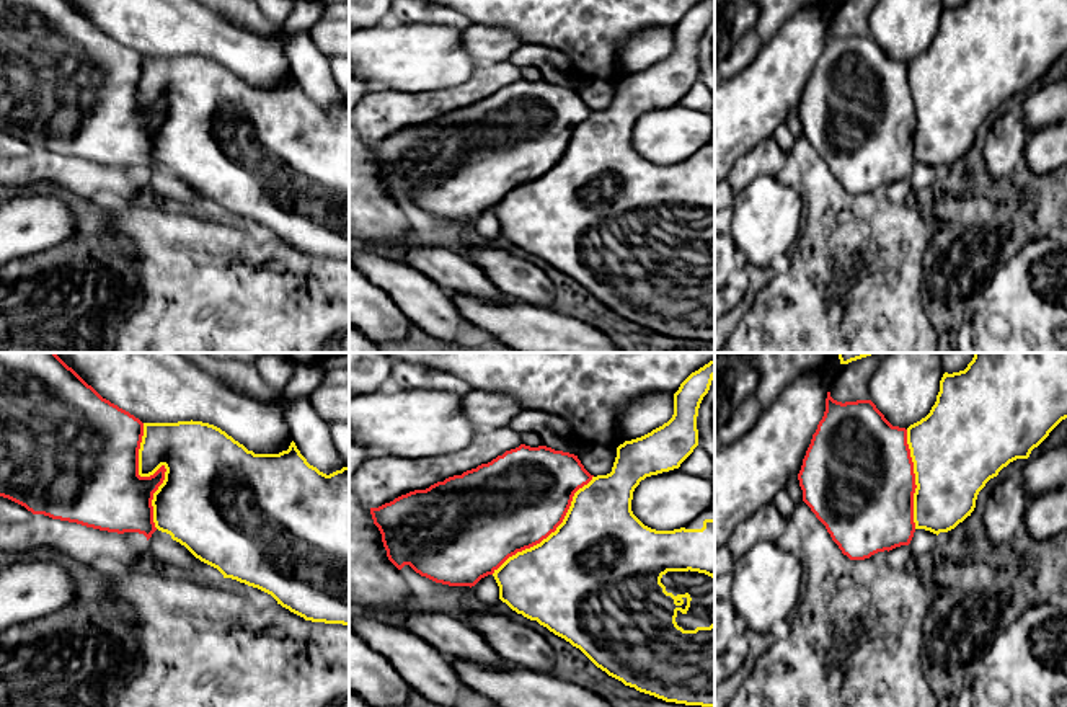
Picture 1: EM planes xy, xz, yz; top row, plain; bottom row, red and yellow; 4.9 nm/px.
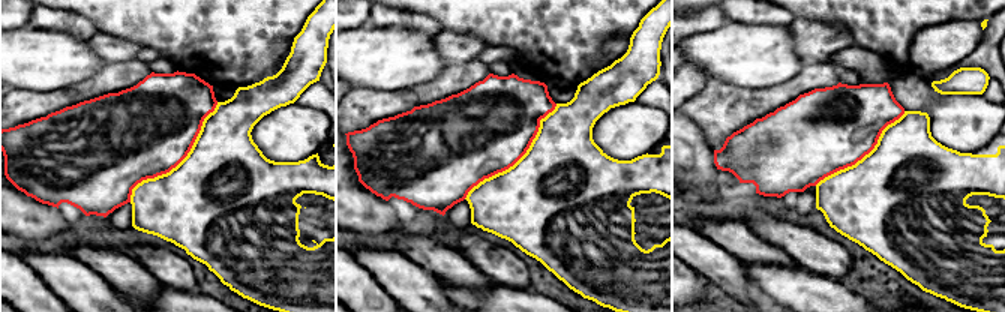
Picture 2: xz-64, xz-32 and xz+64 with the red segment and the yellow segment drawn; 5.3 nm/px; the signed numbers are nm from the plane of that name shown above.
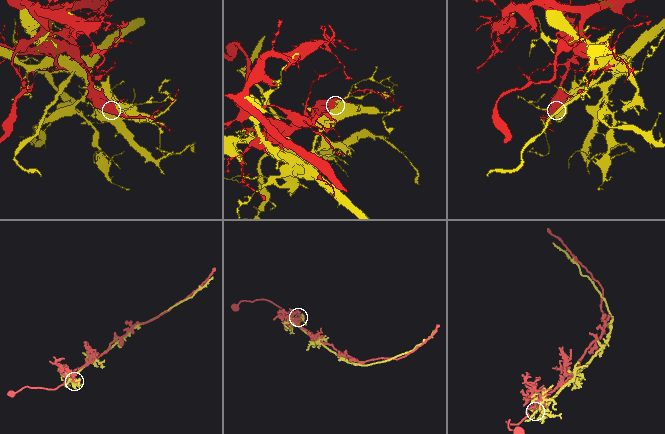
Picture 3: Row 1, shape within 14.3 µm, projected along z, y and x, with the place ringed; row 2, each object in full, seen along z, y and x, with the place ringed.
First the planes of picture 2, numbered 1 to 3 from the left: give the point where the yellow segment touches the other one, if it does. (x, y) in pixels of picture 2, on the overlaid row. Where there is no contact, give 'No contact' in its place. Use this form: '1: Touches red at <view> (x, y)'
1: Touches red at xz-64 (179, 162)
2: Touches red at xz-32 (518, 159)
3: Touches red at xz+64 (863, 156)

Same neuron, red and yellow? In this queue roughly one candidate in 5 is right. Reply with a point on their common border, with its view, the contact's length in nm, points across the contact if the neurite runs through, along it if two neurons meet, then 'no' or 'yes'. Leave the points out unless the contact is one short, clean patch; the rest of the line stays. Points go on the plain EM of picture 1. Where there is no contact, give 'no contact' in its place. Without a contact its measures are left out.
xy (157, 105) | 550 nm | no

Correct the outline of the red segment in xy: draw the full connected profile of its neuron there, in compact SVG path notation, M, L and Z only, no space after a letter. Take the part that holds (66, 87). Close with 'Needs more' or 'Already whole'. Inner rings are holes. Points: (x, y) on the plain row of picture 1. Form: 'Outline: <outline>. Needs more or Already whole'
Outline: M0 0L0 131L24 140L33 149L44 149L52 153L77 157L108 167L139 167L148 175L157 165L152 134L153 127L165 114L166 103L162 100L150 111L139 109L139 83L142 70L144 57L139 52L103 33L69 0Z. Already whole

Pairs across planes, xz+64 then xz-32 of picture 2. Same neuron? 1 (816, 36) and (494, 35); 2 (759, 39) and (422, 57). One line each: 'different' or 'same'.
1: different
2: same

